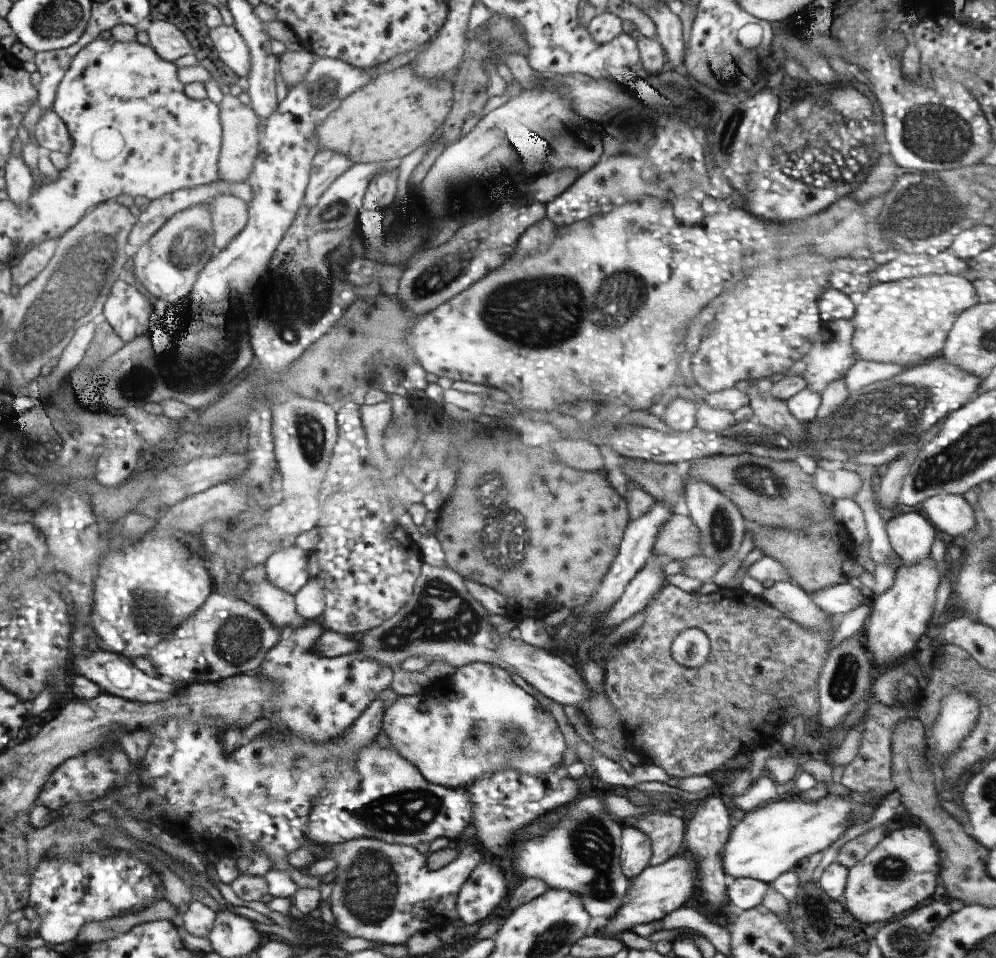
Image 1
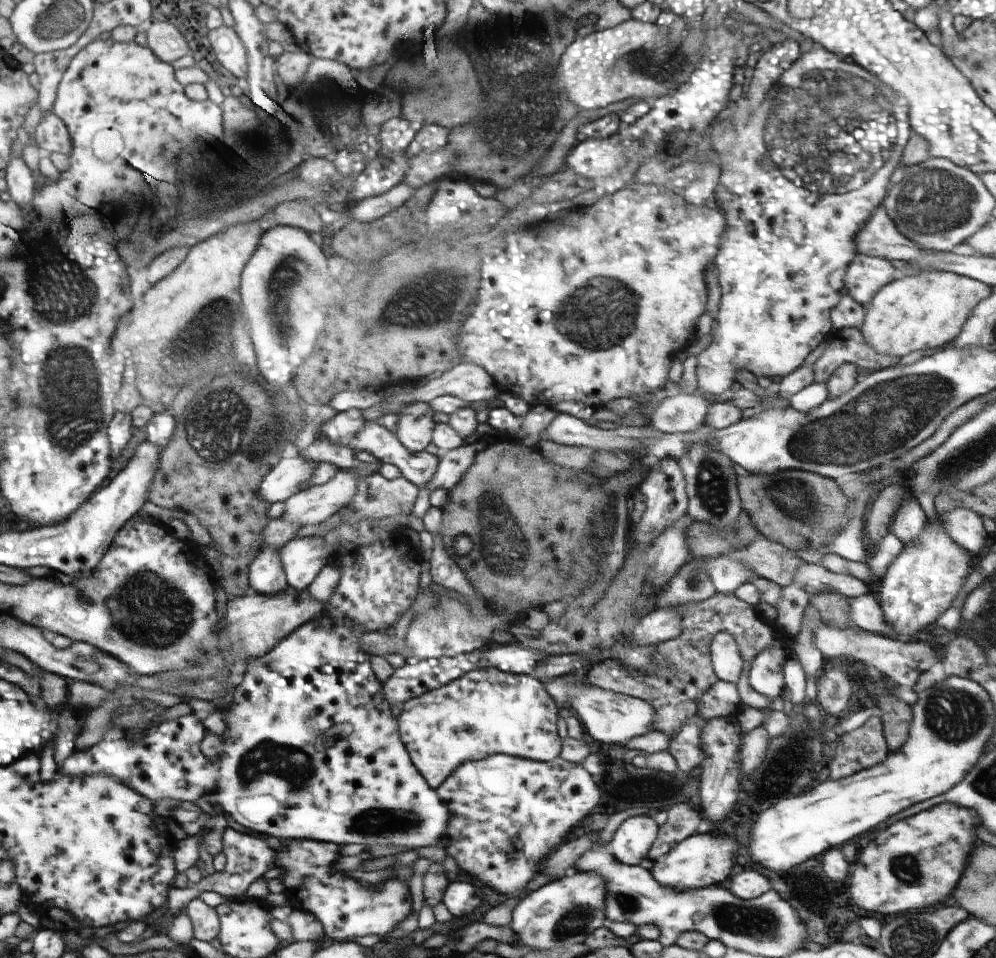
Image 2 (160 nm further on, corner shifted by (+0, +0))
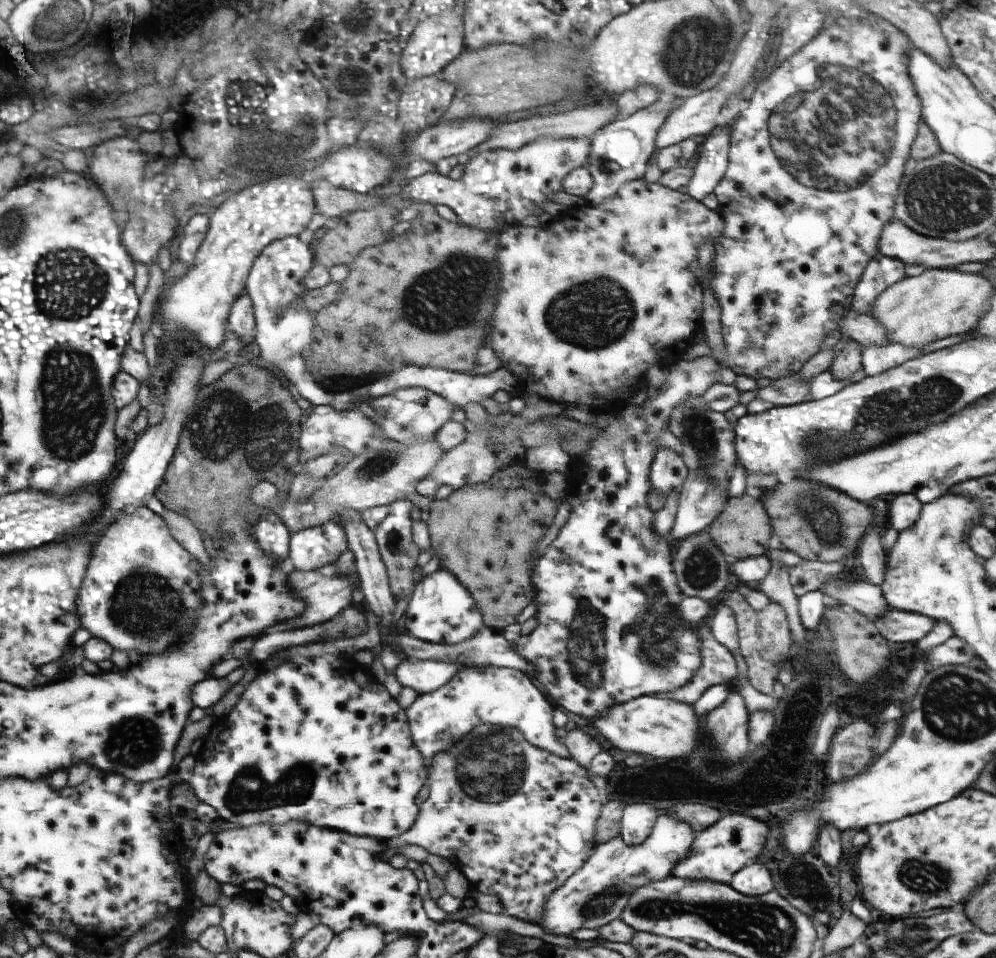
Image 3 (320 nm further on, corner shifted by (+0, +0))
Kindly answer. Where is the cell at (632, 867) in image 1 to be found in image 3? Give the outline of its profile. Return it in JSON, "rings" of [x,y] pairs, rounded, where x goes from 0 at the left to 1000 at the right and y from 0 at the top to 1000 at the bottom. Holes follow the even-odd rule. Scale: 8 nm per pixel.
{"rings":[[[633,839],[626,844],[620,872],[630,882],[644,881],[656,864],[660,846],[650,839]]]}

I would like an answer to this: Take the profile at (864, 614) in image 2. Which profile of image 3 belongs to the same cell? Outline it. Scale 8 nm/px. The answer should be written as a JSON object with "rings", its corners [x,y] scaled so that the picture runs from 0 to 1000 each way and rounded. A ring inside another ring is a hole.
{"rings":[[[895,636],[878,647],[884,663],[894,673],[903,672],[903,670],[920,671],[937,656],[939,649],[941,648],[932,643],[901,636]]]}

